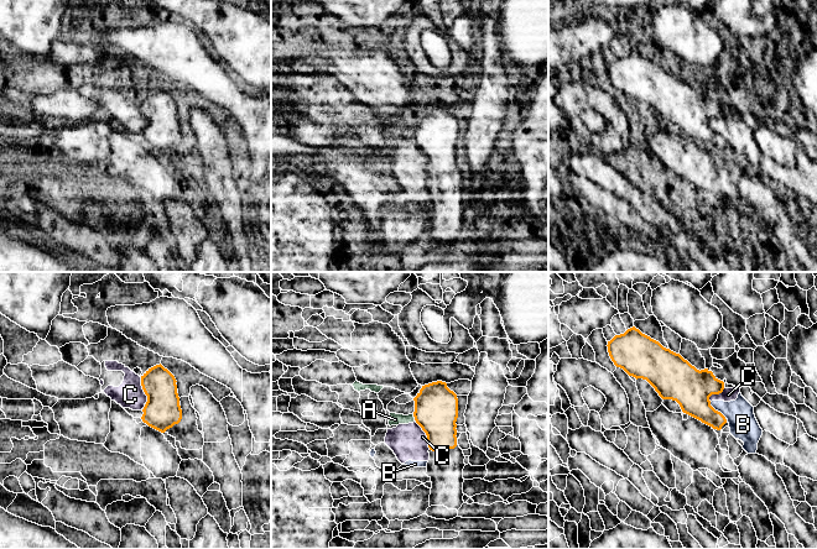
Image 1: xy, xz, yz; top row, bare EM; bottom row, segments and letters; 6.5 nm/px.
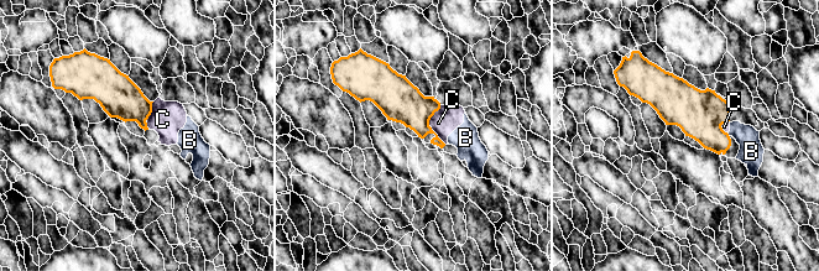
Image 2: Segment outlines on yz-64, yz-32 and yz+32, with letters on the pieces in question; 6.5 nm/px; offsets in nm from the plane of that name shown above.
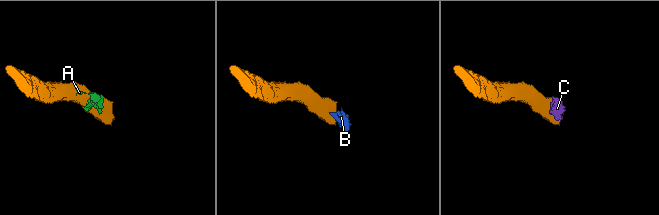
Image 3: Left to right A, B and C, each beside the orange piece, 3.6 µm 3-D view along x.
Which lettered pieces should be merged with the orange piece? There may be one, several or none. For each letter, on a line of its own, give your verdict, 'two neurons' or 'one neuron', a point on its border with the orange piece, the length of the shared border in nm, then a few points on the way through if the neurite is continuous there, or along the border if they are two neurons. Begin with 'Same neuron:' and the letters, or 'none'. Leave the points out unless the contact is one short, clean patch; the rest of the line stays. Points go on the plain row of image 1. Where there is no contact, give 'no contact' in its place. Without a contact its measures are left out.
Same neuron: none
A: two neurons | xz (415, 141) | 50 nm | along xz (412, 137), (416, 144)
B: two neurons | yz (717, 134) | 150 nm | along yz (709, 125), (726, 140)
C: two neurons | xz (426, 157) | 200 nm | along xz (415, 145), (425, 156), (430, 172)

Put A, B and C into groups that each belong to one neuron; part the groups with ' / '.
A B C

